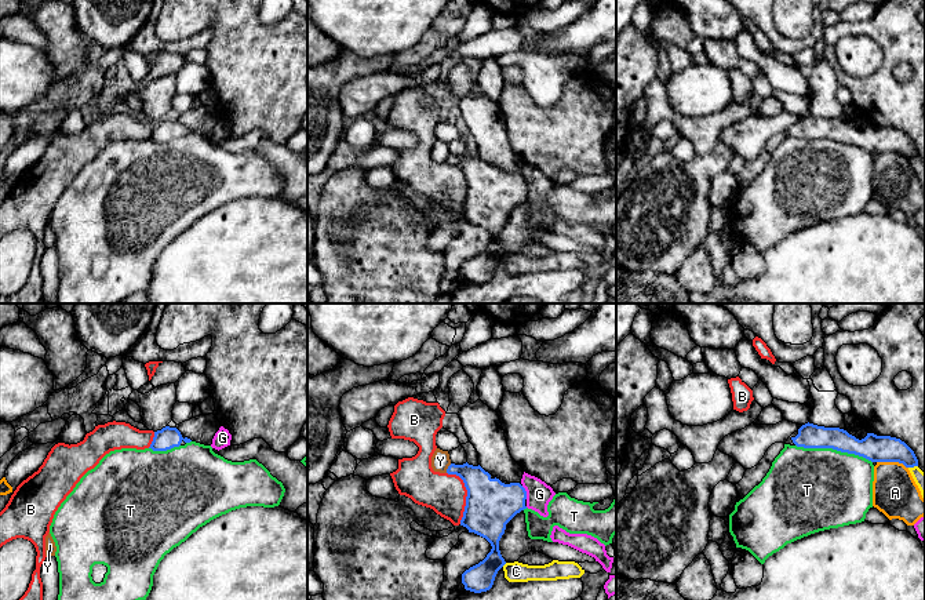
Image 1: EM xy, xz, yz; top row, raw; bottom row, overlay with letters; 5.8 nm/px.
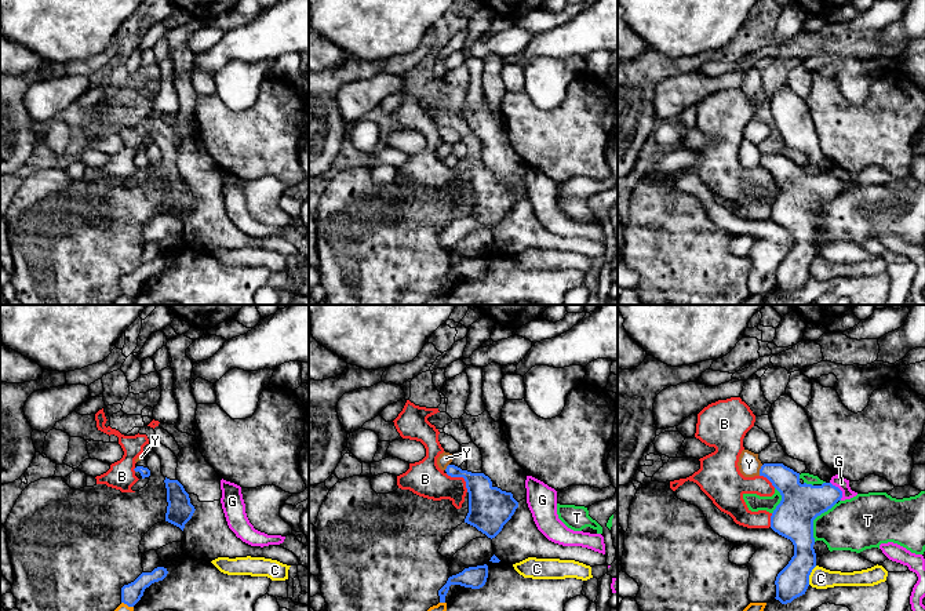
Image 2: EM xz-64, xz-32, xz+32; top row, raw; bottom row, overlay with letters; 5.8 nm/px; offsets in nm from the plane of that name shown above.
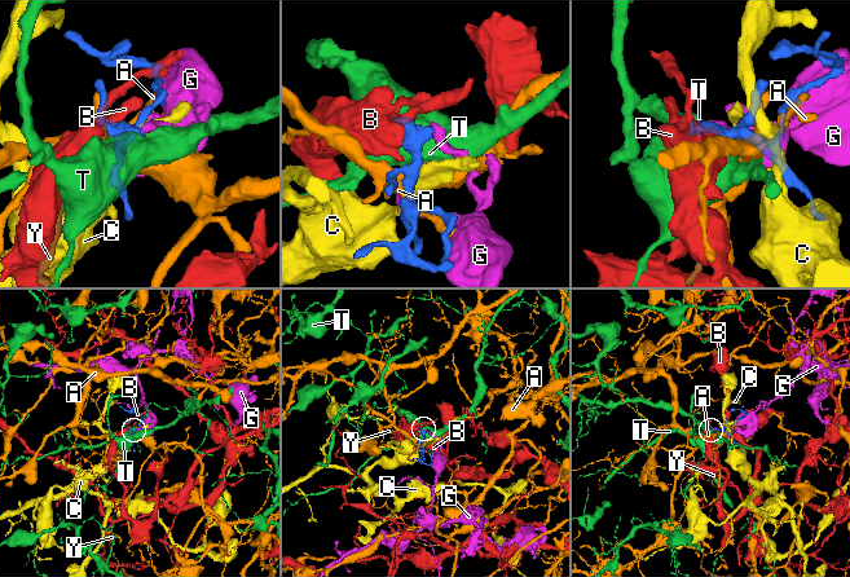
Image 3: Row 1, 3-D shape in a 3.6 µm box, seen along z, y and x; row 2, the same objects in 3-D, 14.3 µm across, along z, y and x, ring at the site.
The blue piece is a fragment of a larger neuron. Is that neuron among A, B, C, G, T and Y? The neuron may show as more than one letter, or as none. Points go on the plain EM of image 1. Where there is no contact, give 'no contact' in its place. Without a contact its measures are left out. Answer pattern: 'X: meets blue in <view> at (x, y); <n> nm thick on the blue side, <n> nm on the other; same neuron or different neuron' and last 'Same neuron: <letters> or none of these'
A: meets blue in yz at (892, 152); 160 nm thick on the blue side, 260 nm on the other; different neuron
B: meets blue in xz at (468, 185); 280 nm thick on the blue side, 240 nm on the other; different neuron
C: meets blue in xz at (503, 255); 170 nm thick on the blue side, 120 nm on the other; different neuron
G: meets blue in xz at (525, 184); 280 nm thick on the blue side, 150 nm on the other; different neuron
T: meets blue in yz at (834, 140); 160 nm thick on the blue side, 480 nm on the other; different neuron
Y: meets blue in xz at (448, 159); 190 nm thick on the blue side, 110 nm on the other; different neuron
Same neuron: none of these

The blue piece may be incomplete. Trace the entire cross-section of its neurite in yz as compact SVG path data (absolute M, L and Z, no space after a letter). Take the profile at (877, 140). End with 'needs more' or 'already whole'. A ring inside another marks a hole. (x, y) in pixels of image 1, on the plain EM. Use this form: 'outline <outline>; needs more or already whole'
outline M809 113L794 123L786 135L804 139L833 139L871 153L899 153L906 159L918 157L914 142L900 130L867 124L864 130L859 131L844 120Z; needs more

